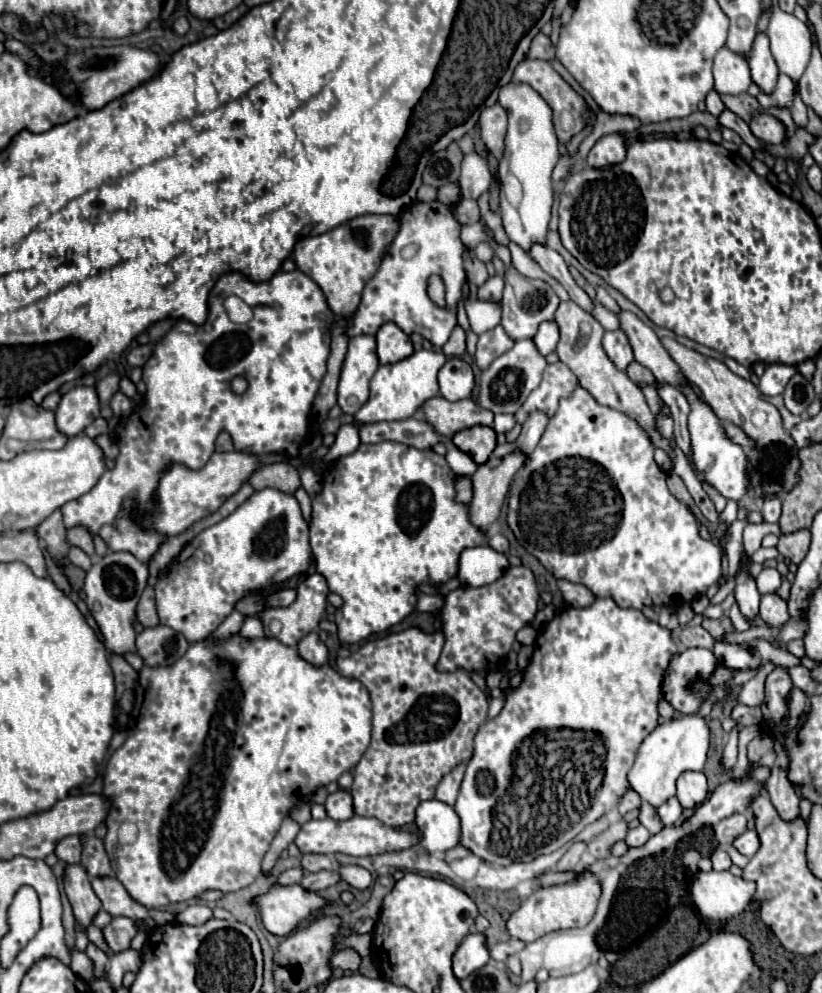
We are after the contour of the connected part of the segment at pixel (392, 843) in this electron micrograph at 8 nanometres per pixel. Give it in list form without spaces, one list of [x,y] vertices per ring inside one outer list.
[[[354,815],[348,821],[334,821],[330,817],[316,821],[310,819],[308,823],[302,825],[298,837],[296,837],[296,845],[302,853],[344,853],[344,855],[352,855],[352,857],[366,857],[366,855],[380,855],[380,853],[392,853],[392,851],[404,851],[412,845],[420,845],[422,835],[418,831],[410,833],[404,829],[394,829],[388,825],[380,825],[378,819],[368,819],[368,817],[360,817]]]

